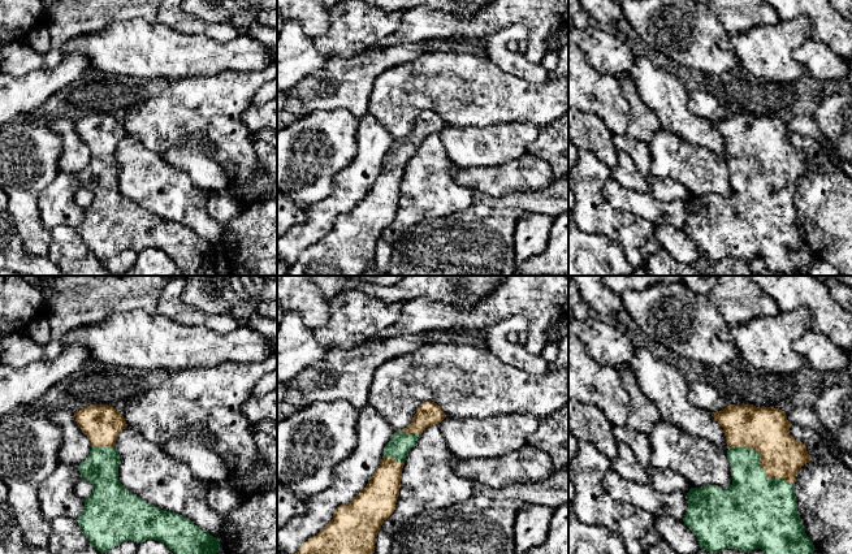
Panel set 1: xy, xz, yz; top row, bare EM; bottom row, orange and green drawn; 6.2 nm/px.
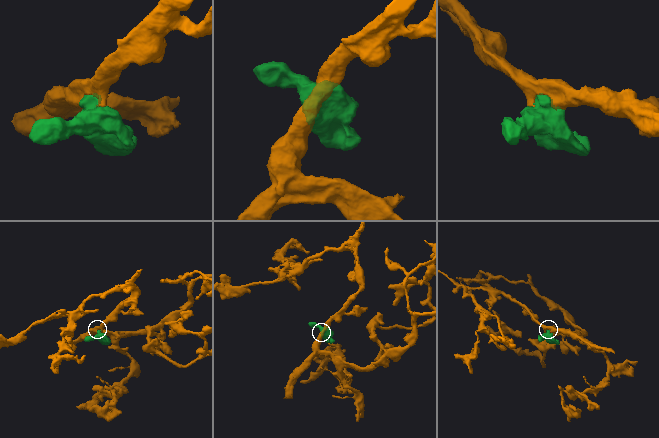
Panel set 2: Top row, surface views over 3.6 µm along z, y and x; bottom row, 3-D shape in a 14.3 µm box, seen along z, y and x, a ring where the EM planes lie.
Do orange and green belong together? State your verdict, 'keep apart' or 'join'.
join

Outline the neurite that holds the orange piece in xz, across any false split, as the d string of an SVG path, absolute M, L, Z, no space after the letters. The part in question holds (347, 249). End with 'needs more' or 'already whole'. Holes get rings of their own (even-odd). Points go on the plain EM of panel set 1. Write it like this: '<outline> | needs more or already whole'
M434 111L420 113L408 135L394 140L384 157L382 168L367 195L349 212L336 217L333 228L289 268L287 276L364 276L375 261L376 244L382 231L394 221L401 198L401 182L408 160L415 155L421 140L446 126Z | needs more

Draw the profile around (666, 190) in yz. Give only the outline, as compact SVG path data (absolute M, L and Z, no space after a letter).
M626 134L614 135L614 143L618 151L626 152L631 156L637 169L649 179L653 196L663 202L689 200L689 191L679 182L657 178L650 173L652 156L648 151L648 143Z

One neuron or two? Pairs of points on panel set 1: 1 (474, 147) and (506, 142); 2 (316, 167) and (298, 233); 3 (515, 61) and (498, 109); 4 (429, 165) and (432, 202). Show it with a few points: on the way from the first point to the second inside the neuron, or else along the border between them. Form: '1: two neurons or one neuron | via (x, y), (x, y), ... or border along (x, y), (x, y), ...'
1: one neuron | via (481, 147), (487, 148), (498, 145)
2: two neurons | border along (331, 190), (327, 197), (303, 208)
3: two neurons | border along (487, 55), (504, 70), (540, 85)
4: one neuron | via (429, 174), (429, 190), (432, 193)

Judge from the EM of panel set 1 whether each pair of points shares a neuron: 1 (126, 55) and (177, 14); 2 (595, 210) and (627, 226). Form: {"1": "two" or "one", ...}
{"1": "two", "2": "one"}

